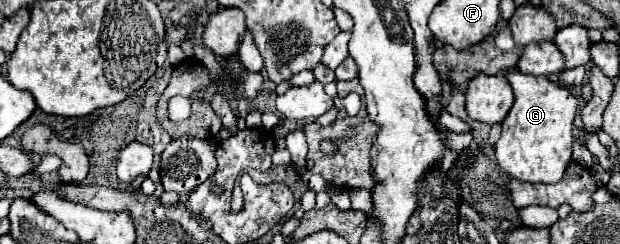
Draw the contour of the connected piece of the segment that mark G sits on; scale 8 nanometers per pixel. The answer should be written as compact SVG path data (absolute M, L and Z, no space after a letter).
M510 72L508 82L514 90L514 106L502 122L500 140L494 144L498 166L520 182L556 184L562 180L566 166L572 160L572 122L578 100L568 88L550 82L546 76L530 76Z

